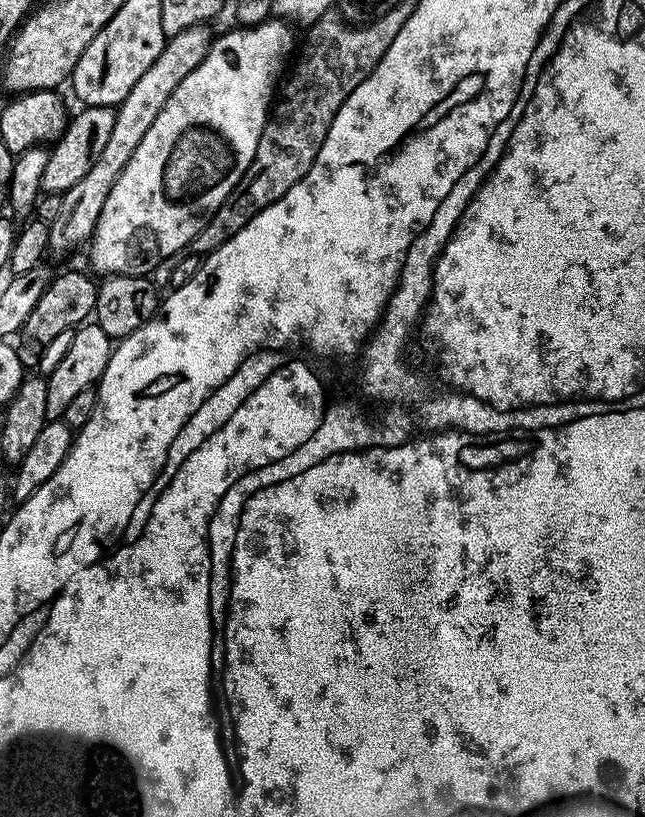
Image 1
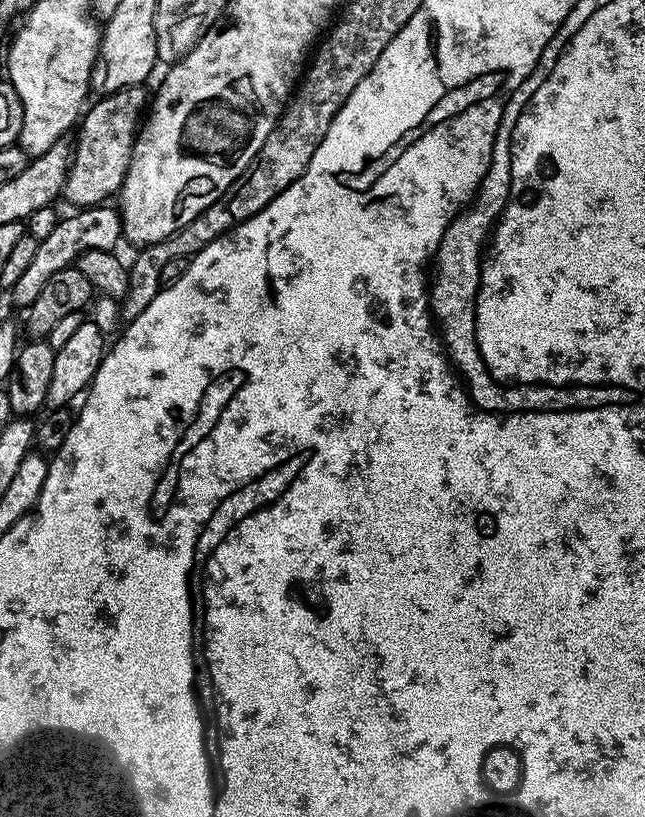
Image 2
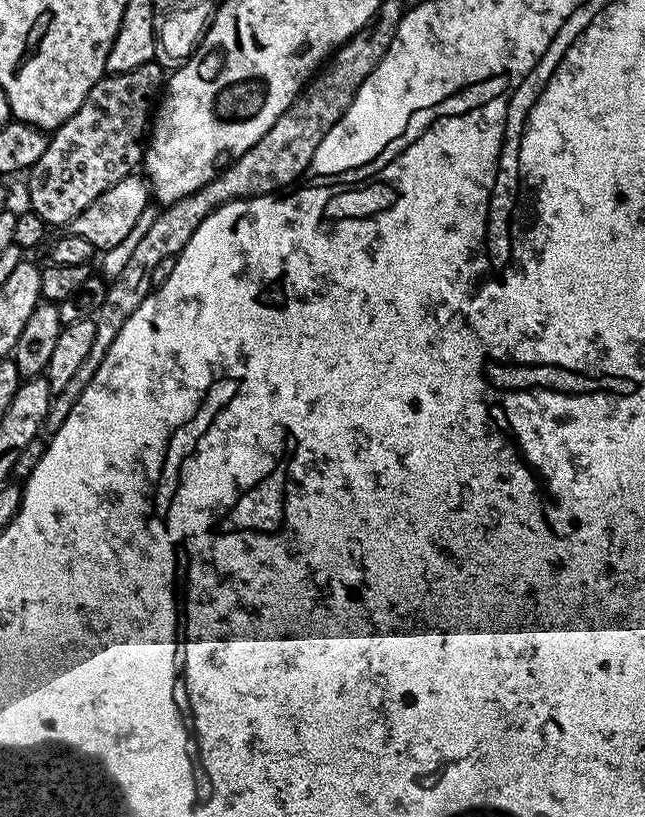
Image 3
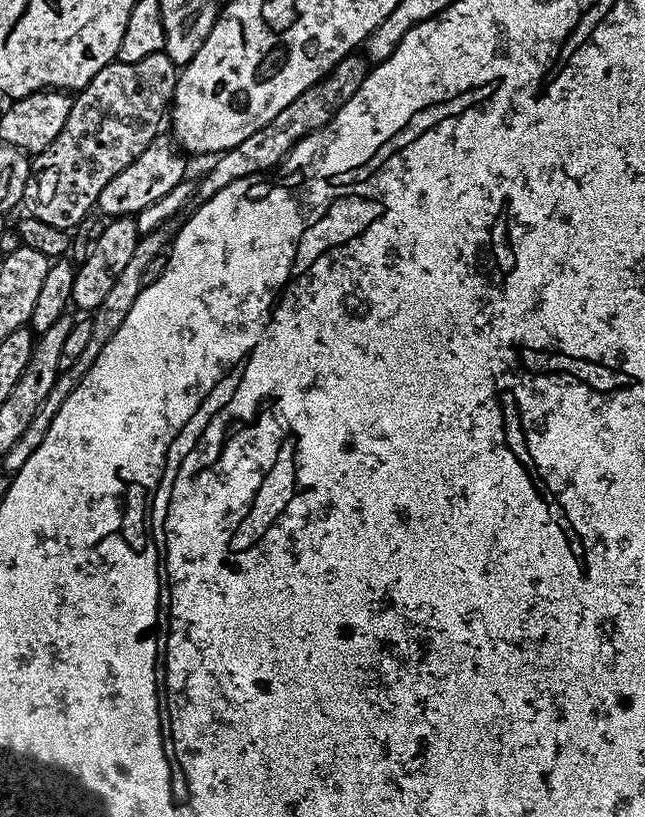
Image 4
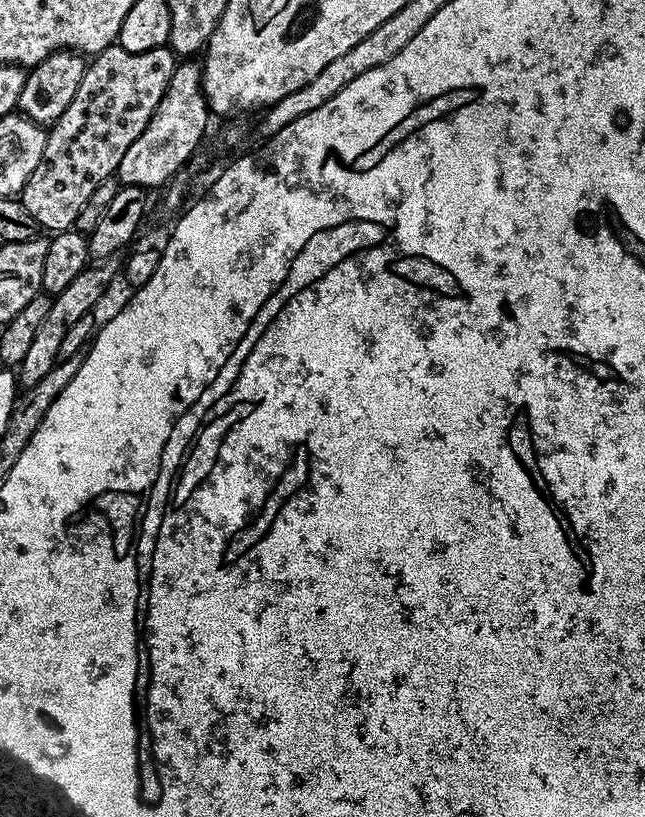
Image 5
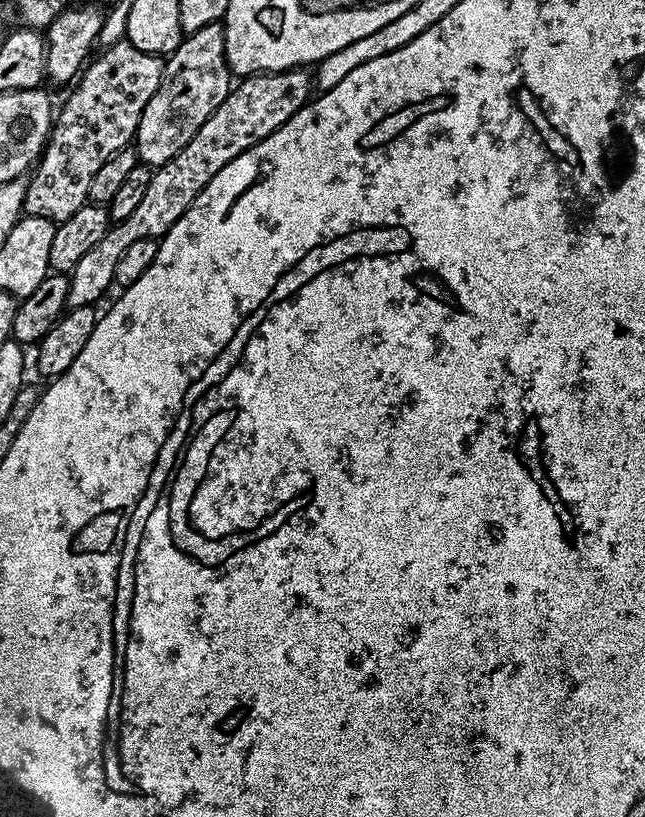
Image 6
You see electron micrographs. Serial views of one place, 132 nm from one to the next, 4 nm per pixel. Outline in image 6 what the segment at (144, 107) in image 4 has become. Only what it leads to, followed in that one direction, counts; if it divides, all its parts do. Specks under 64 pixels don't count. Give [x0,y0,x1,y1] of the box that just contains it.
[24,42,164,222]

